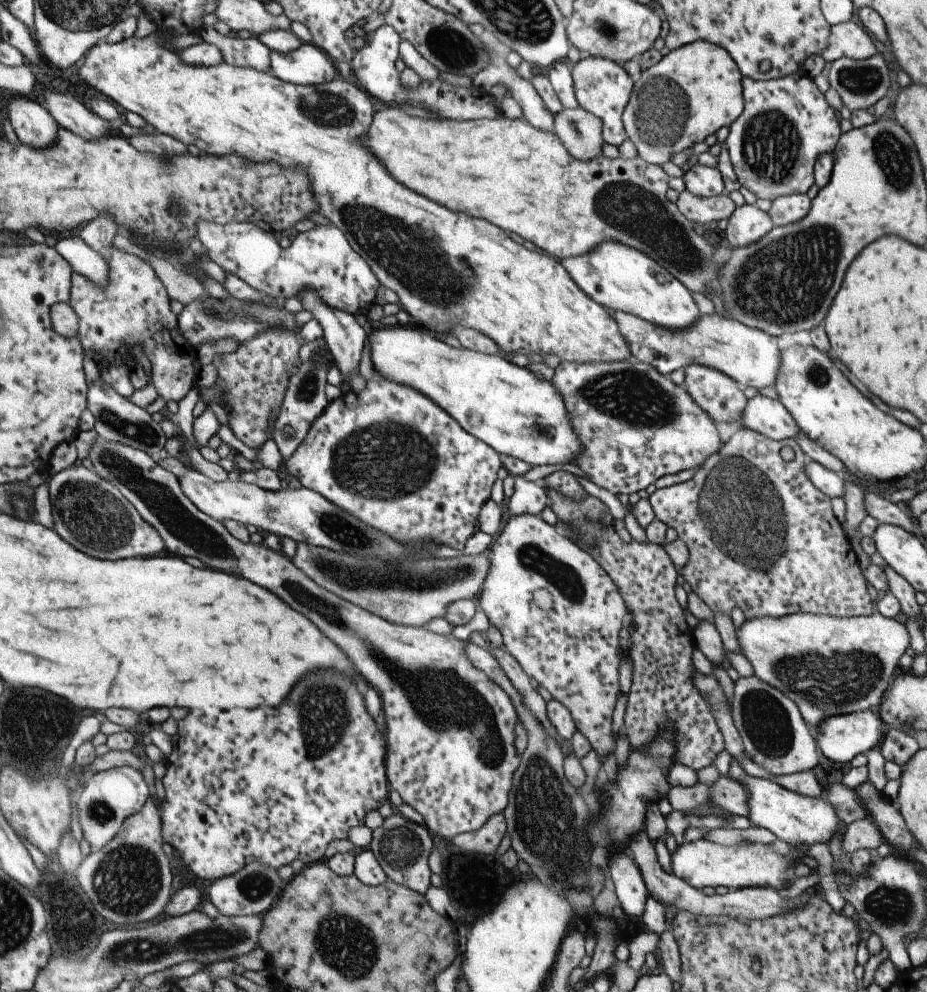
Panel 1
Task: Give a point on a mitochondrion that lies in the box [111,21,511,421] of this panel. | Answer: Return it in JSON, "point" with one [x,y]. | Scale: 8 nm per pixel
{"point":[414,258]}

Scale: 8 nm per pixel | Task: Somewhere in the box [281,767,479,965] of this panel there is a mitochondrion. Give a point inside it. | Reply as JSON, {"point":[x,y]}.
{"point":[401,848]}

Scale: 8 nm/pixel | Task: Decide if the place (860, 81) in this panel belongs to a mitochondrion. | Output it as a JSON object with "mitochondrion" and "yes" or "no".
{"mitochondrion":"yes"}

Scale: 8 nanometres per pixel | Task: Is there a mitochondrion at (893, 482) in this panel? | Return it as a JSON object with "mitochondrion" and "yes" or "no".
{"mitochondrion":"no"}

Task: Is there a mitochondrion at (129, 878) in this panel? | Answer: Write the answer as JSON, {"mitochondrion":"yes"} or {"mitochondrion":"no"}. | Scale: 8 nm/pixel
{"mitochondrion":"yes"}

